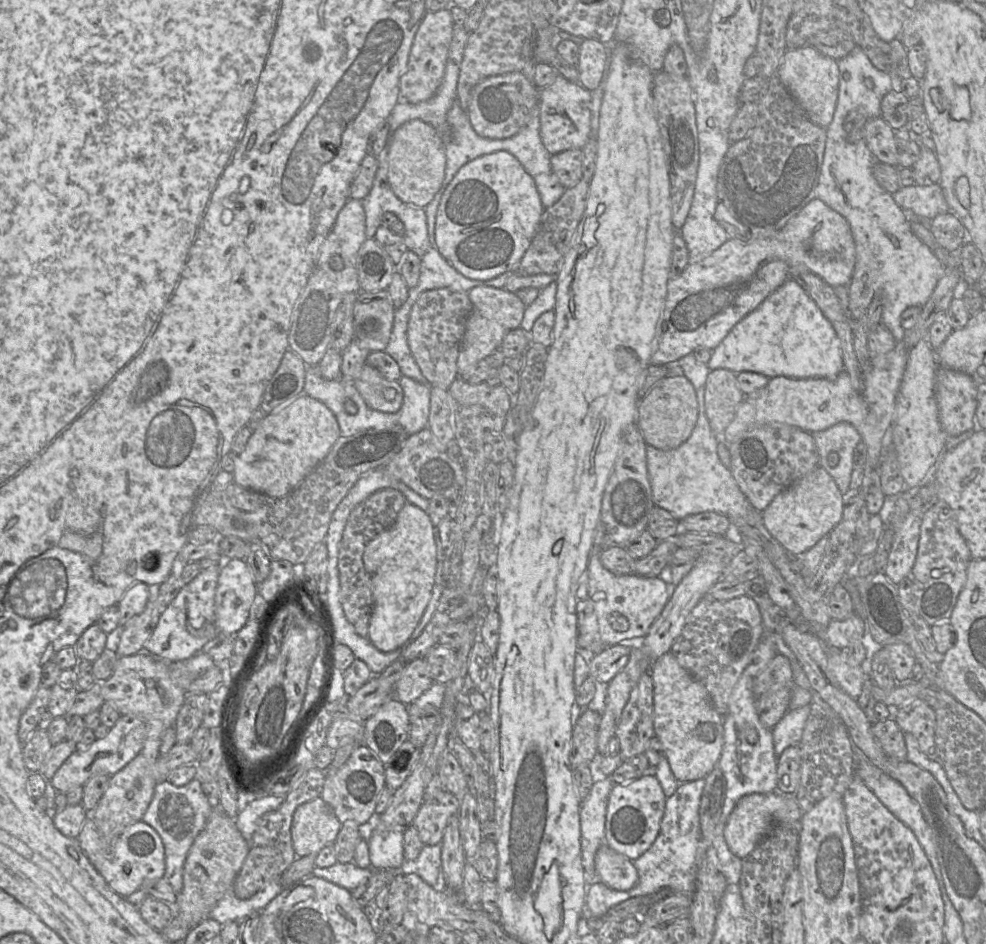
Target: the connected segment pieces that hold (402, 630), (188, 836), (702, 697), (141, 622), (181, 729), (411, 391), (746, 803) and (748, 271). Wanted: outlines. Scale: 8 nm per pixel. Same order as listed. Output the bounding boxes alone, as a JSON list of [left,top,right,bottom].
[[363,502,437,652],[142,778,213,893],[650,651,724,783],[116,596,164,657],[174,693,208,744],[390,375,430,436],[724,791,802,859],[651,199,856,366]]

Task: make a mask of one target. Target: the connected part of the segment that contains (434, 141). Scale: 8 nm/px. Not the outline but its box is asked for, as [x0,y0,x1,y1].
[388,120,445,208]

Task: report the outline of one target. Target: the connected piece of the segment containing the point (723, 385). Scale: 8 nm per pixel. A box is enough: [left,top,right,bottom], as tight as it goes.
[705,369,745,437]

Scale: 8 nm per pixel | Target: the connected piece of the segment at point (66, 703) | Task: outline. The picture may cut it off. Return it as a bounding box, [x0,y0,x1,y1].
[47,668,78,717]

